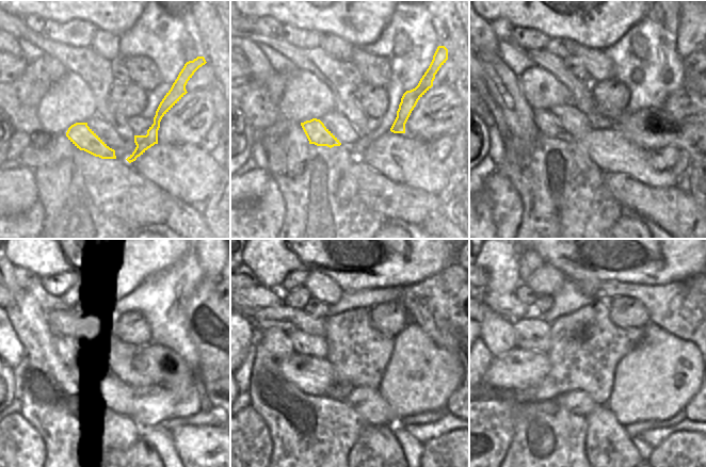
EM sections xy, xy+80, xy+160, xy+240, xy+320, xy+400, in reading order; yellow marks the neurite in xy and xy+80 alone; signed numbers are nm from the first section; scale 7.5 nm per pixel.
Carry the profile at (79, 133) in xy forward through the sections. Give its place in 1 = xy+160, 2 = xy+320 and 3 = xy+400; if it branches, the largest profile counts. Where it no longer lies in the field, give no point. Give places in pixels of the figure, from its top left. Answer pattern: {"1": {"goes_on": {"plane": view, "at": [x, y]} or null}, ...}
{"1": {"goes_on": {"plane": "xy+160", "at": [547, 125]}}, "2": {"goes_on": {"plane": "xy+320", "at": [277, 342]}}, "3": {"goes_on": {"plane": "xy+400", "at": [496, 331]}}}

